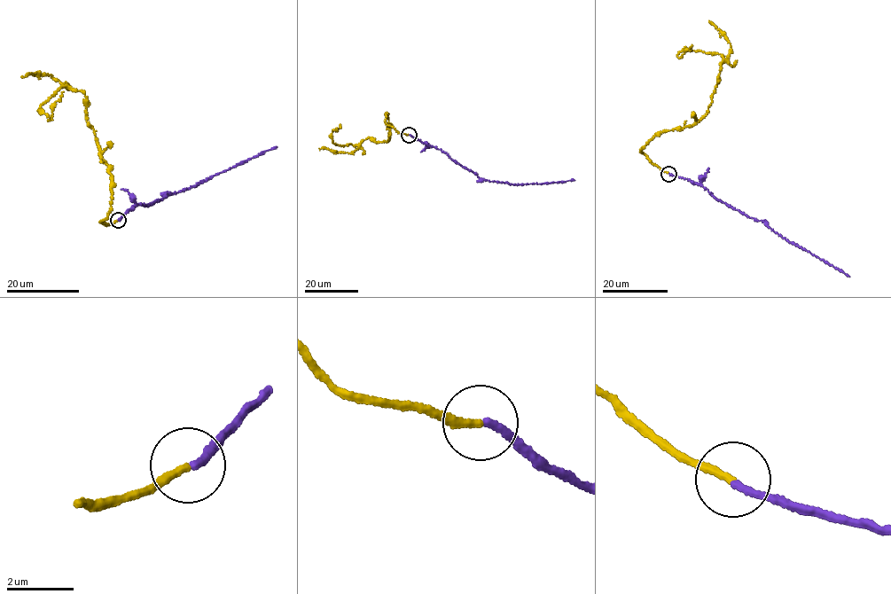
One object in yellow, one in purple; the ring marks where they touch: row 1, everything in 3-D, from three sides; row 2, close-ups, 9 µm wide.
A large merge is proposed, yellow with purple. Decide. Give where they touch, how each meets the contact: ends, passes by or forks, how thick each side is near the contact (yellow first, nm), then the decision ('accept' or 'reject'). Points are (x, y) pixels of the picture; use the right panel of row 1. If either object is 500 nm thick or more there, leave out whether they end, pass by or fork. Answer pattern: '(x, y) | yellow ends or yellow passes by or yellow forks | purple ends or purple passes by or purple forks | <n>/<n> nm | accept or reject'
(668, 174) | yellow ends | purple ends | 240/220 nm | accept

